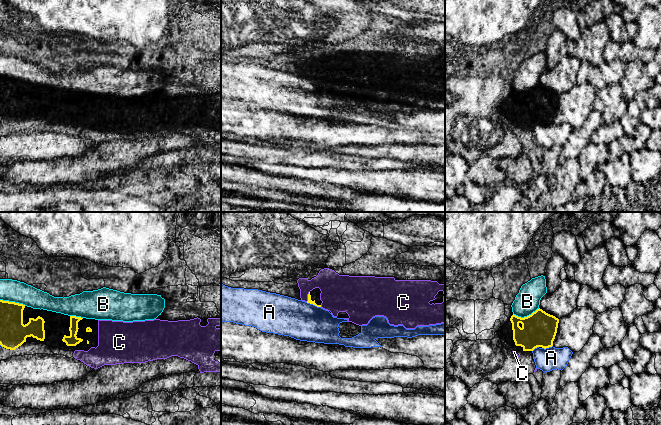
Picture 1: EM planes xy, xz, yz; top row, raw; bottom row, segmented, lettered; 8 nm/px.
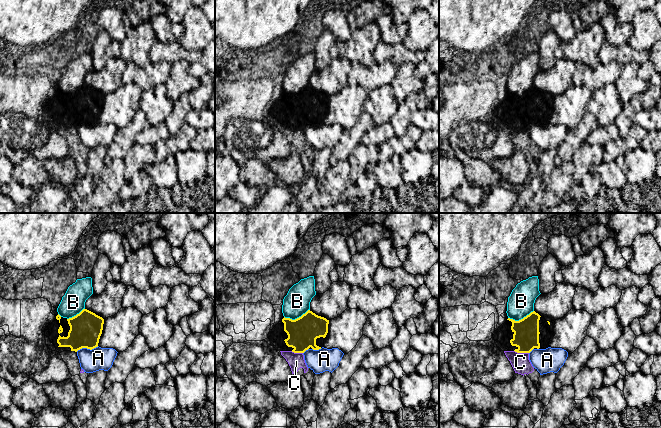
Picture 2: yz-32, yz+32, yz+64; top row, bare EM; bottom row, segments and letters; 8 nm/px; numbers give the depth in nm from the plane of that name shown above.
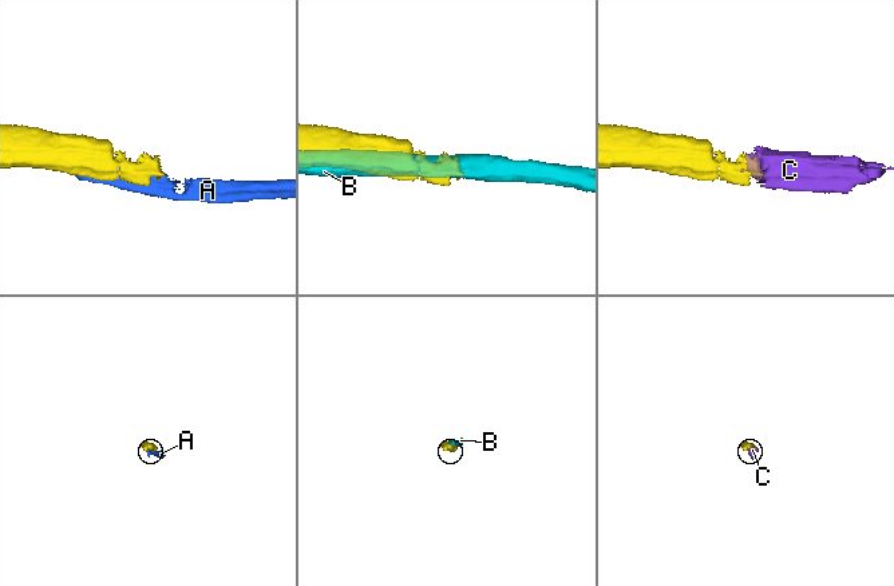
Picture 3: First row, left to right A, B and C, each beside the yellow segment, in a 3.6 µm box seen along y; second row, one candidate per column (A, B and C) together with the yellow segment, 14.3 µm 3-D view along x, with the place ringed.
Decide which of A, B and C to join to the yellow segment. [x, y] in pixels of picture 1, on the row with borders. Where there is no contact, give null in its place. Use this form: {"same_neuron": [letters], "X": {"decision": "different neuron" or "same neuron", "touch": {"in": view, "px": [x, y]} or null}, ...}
{"same_neuron": ["C"], "A": {"decision": "different neuron", "touch": {"in": "xz", "px": [313, 304]}}, "B": {"decision": "different neuron", "touch": {"in": "yz", "px": [527, 316]}}, "C": {"decision": "same neuron", "touch": {"in": "xz", "px": [308, 296]}}}

